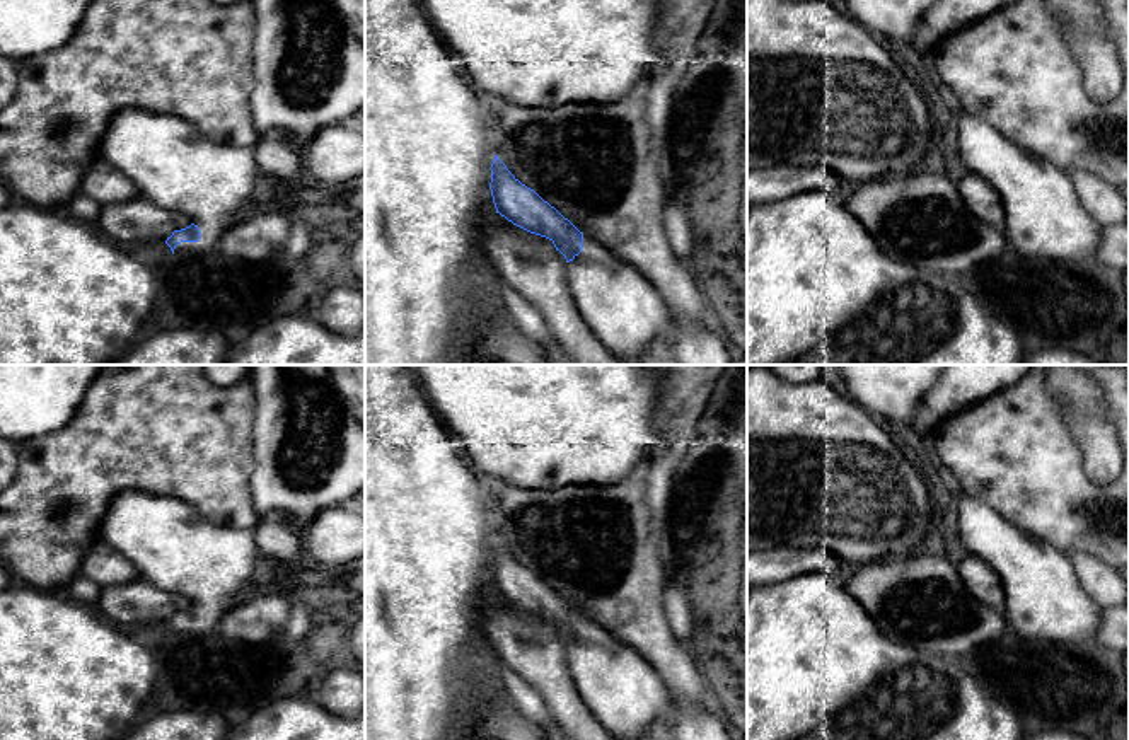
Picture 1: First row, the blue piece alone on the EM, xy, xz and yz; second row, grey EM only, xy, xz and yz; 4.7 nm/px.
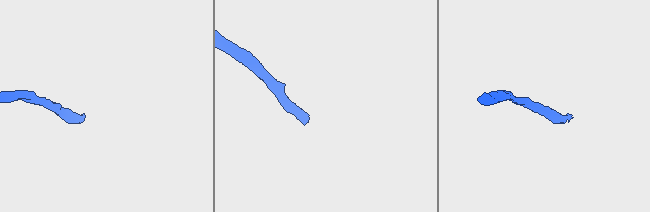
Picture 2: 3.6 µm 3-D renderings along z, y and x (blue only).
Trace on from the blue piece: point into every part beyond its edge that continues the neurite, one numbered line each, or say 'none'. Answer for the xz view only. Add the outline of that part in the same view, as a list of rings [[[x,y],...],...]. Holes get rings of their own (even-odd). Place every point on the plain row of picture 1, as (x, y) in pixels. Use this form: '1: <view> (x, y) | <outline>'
1: xz (626, 694) | [[[587,616],[582,634],[566,645],[566,665],[593,718],[616,740],[636,740],[667,714],[669,689],[657,670]]]

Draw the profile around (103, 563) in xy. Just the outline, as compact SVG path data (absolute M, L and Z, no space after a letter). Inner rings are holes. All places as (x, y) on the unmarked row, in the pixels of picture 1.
M96 539L87 547L78 575L101 587L121 585L140 578L133 563L102 539Z

